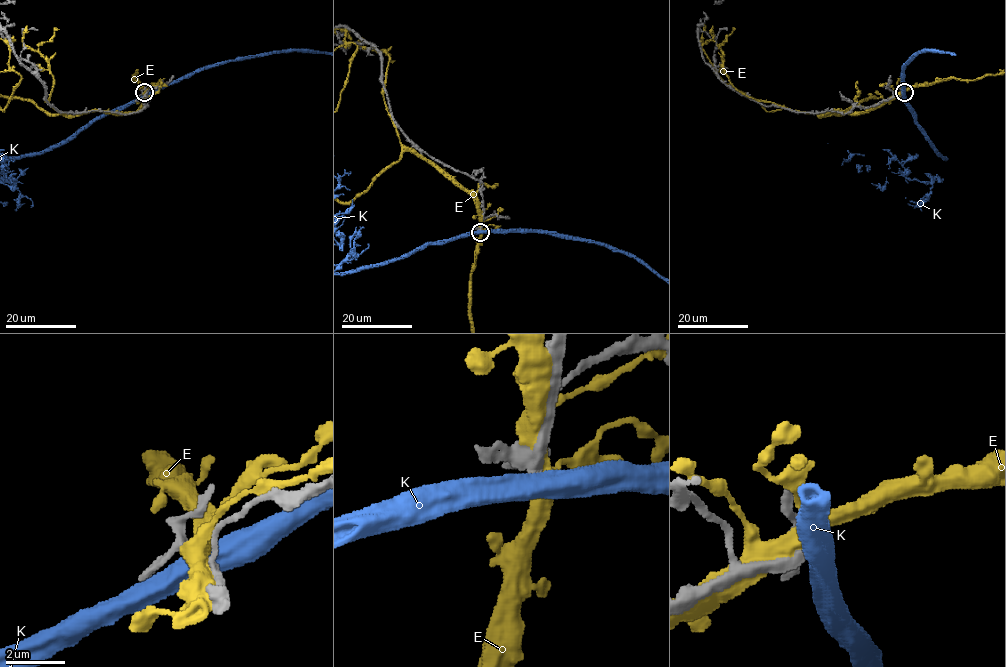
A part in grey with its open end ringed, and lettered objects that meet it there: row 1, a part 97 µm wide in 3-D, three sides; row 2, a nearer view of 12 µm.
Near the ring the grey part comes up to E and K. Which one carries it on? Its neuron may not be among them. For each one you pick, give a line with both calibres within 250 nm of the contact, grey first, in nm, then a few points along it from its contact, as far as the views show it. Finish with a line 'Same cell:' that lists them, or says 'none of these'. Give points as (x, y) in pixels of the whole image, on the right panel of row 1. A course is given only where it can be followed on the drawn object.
Same cell: none of these

